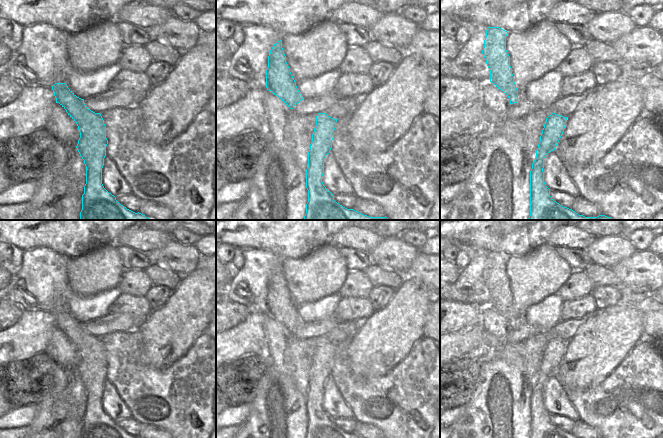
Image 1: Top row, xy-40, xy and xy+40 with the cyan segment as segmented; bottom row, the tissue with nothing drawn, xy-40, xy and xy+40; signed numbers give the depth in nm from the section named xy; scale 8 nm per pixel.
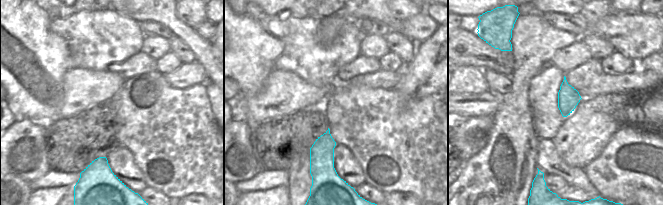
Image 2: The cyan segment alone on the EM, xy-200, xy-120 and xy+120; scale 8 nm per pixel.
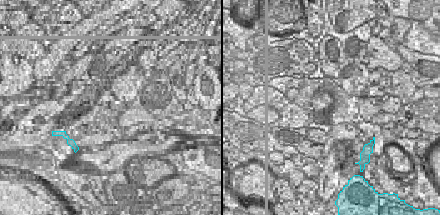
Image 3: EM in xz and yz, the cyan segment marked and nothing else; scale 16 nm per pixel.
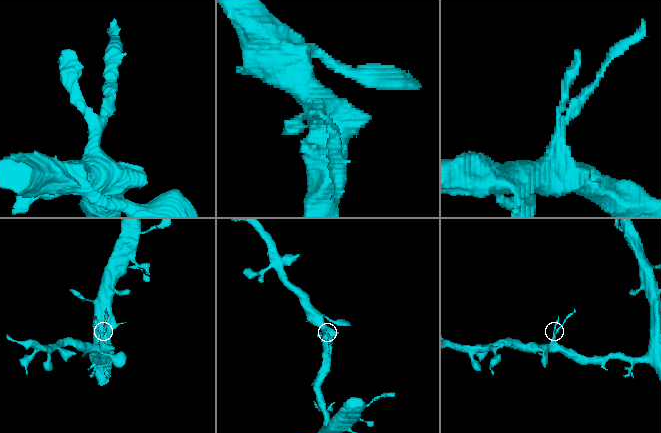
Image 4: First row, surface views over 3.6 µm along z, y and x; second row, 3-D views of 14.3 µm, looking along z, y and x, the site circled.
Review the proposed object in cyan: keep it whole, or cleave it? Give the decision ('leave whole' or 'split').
leave whole

